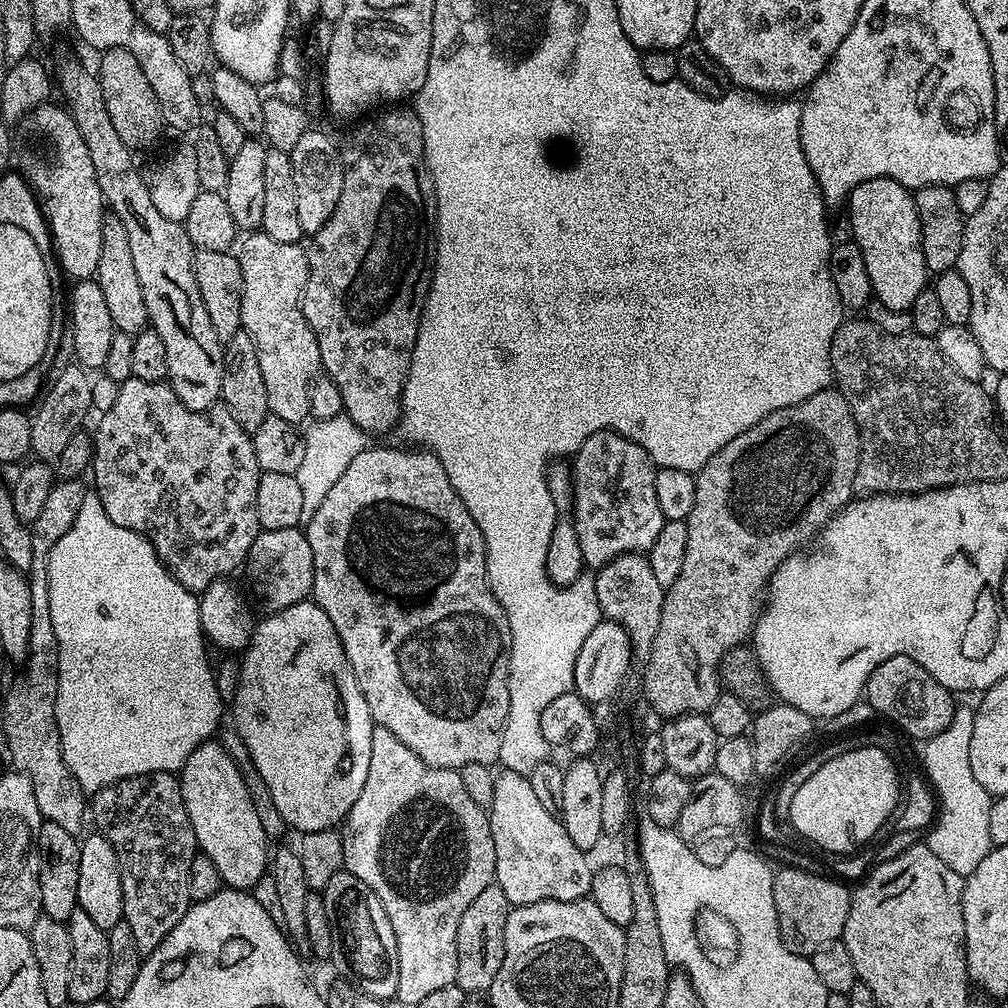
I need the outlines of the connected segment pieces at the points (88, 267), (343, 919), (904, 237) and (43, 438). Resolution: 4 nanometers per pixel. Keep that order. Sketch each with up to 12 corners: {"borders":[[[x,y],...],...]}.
{"borders":[[[67,107],[19,121],[19,167],[73,281],[98,270],[104,195]],[[341,870],[322,895],[331,967],[385,1002],[398,990],[394,926]],[[870,178],[846,201],[873,297],[909,311],[930,280],[915,195]],[[55,373],[31,413],[31,455],[54,462],[93,411],[93,377]]]}

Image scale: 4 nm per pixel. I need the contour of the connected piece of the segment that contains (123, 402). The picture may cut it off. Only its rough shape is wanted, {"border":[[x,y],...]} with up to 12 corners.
{"border":[[130,377],[94,431],[114,526],[203,593],[262,531],[252,437]]}

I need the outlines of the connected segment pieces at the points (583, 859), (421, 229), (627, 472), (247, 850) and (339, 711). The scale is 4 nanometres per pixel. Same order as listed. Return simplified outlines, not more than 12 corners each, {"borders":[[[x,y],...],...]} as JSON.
{"borders":[[[525,773],[487,814],[509,905],[591,893],[594,868]],[[422,122],[342,140],[300,309],[365,434],[399,425],[436,255]],[[590,434],[571,461],[585,565],[647,553],[666,523],[656,465]],[[223,743],[178,773],[197,849],[255,889],[270,838]],[[311,599],[265,615],[234,731],[297,833],[370,771],[370,706]]]}

